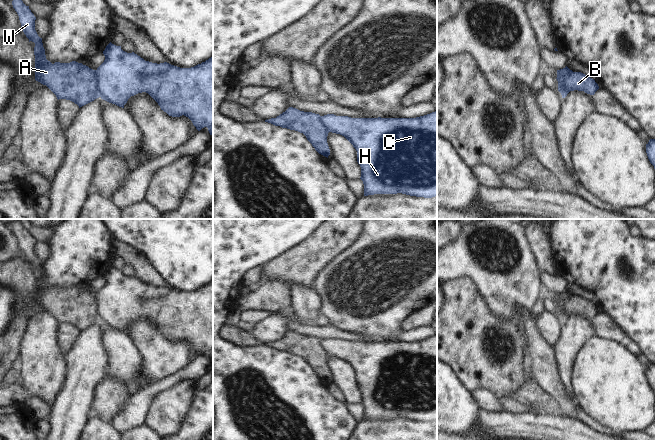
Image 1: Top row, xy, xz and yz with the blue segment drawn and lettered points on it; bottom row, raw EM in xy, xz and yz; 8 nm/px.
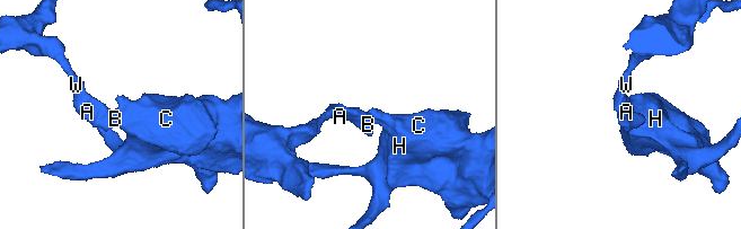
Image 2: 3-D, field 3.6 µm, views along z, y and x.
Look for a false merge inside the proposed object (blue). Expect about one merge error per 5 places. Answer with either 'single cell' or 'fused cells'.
fused cells

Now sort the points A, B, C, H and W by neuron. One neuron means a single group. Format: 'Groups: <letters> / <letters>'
Groups: A B W / C H.

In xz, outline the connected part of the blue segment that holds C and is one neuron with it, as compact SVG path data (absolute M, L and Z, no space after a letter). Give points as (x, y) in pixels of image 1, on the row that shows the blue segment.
M437 112L416 118L351 118L327 114L321 123L328 131L344 136L357 151L364 196L402 193L437 196Z

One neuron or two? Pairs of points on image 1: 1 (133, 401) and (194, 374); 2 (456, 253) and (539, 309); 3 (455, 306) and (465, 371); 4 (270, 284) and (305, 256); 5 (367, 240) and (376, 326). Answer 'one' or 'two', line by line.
1: one
2: two
3: one
4: two
5: one

